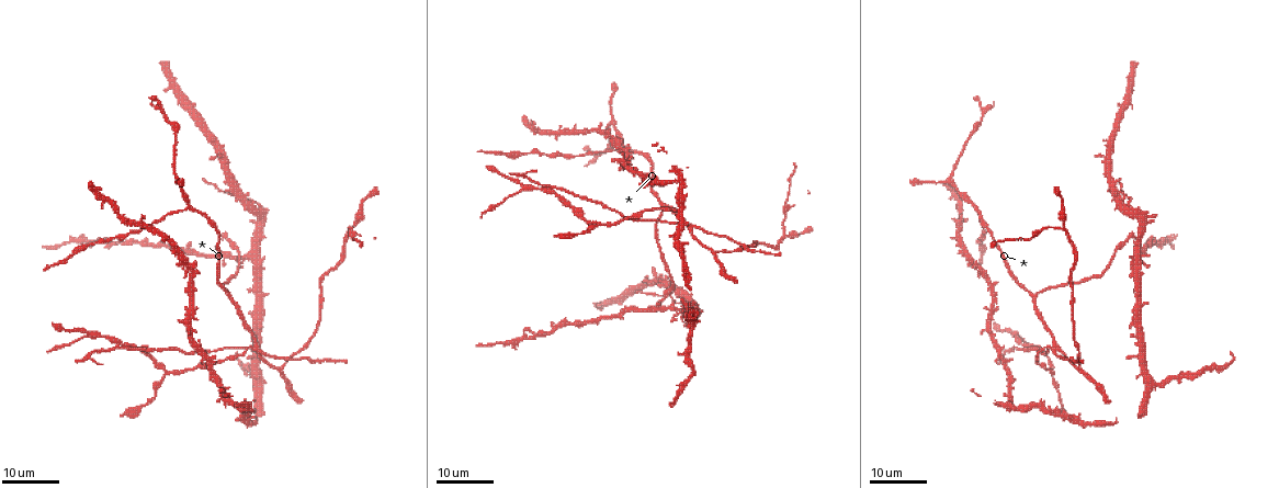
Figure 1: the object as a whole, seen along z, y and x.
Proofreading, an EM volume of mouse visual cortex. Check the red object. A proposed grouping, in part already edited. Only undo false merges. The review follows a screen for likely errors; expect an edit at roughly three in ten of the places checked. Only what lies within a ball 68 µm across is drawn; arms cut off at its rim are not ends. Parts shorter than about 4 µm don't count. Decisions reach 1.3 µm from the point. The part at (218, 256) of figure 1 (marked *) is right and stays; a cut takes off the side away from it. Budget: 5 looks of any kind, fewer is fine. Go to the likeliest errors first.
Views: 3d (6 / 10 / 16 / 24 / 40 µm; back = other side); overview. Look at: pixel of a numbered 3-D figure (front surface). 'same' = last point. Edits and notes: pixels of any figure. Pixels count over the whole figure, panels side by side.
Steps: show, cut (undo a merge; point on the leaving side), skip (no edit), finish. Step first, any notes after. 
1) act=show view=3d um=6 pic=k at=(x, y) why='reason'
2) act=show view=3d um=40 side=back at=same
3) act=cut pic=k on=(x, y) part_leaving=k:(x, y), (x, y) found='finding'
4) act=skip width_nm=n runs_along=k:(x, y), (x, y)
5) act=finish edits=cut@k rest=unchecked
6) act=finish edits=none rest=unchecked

act=show view=3d um=24 pic=1 at=(88, 332) why='a fork'

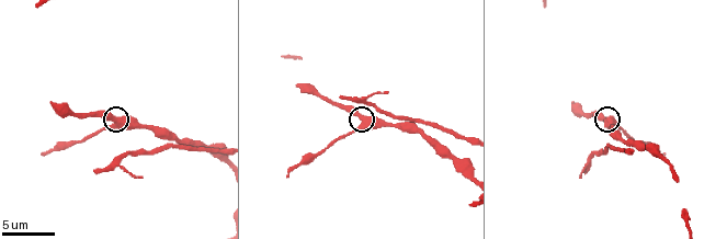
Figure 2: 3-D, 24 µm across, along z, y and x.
act=show view=3d um=10 pic=2 at=(119, 120)

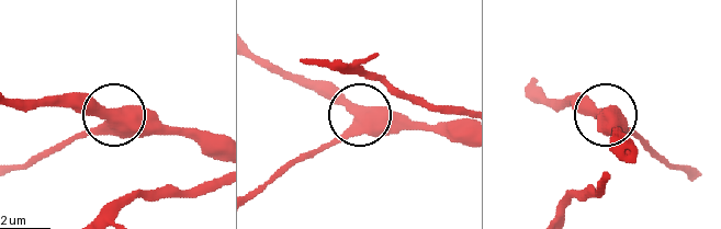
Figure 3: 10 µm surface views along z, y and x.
act=skip arms=3 found='continuous, no second cell'

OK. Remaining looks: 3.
act=show view=3d um=24 pic=1 at=(1052, 347) why='three-way junction'

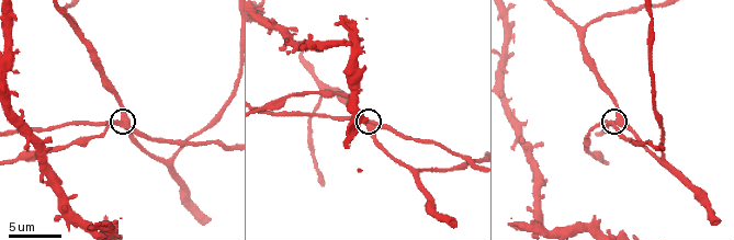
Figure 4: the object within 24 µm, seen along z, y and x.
act=show view=3d um=10 pic=4 at=(371, 122)

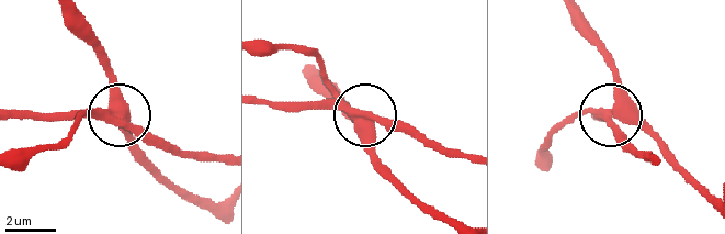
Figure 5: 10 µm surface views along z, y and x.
act=cut pic=5 on=(63, 113) arms=3 found='a second cell is stuck on'

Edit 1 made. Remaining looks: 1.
act=show view=3d um=10 pic=4 at=(586, 28) why='three arms meet'

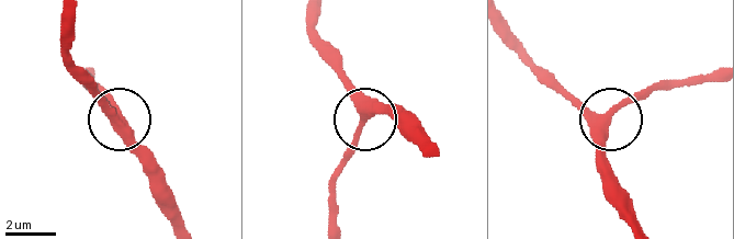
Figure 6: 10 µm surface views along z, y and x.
act=skip arms=3 found='all the same cell'

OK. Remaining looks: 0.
act=finish edits=cut@5 rest=unchecked

